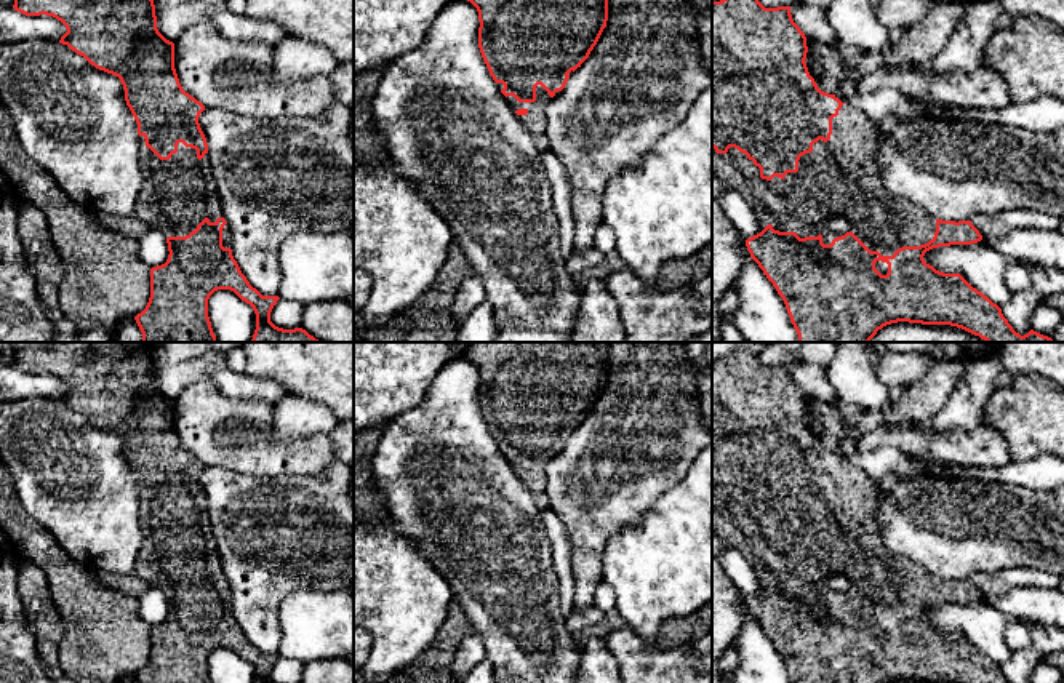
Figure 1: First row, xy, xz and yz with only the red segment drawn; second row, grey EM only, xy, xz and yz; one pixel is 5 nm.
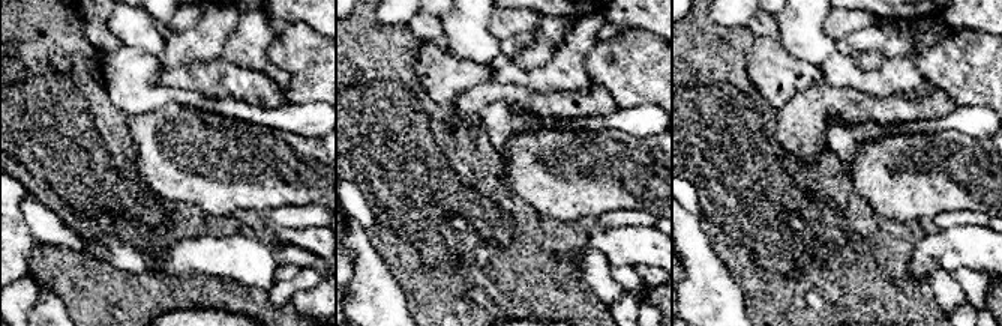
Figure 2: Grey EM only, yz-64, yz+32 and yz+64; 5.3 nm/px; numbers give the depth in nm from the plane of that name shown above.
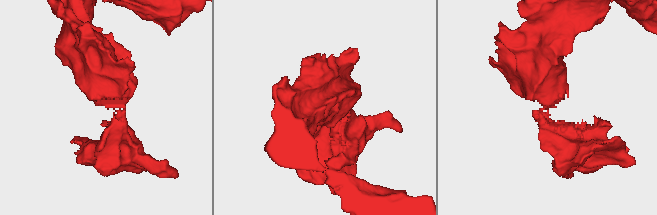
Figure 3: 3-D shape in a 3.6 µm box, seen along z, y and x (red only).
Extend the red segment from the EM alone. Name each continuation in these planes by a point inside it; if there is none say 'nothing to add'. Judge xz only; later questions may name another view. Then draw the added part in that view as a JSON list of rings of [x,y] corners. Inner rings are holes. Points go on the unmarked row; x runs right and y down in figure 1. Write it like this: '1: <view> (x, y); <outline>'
1: xz (535, 479); [[[538,443],[536,445],[536,459],[534,461],[518,461],[514,454],[507,454],[506,459],[512,465],[512,469],[526,467],[526,473],[517,473],[522,483],[530,489],[534,497],[534,504],[539,512],[549,509],[547,501],[547,464],[552,459],[549,451]]]

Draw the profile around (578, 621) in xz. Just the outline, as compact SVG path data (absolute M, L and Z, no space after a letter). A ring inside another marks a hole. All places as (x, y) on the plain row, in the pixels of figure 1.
M592 605L589 609L576 611L566 617L566 629L571 635L576 635L582 630L589 632L598 621L603 617L603 611Z

